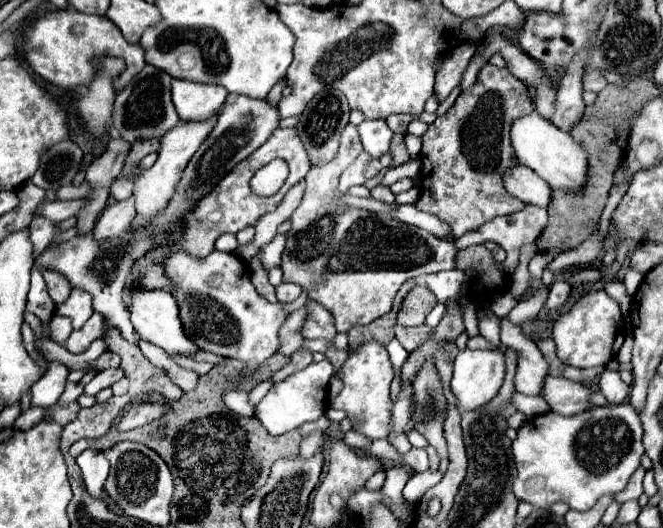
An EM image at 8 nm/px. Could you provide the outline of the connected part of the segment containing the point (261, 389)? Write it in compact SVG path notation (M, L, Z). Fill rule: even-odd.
M267 380L267 382L261 382L261 384L257 384L251 392L249 392L249 402L253 404L253 406L257 406L259 402L261 402L261 398L269 392L269 388L271 388L273 384Z

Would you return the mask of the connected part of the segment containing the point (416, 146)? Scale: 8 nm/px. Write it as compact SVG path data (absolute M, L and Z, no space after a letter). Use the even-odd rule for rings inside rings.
M406 134L404 140L410 157L411 158L419 157L422 148L421 138L413 136L413 134Z

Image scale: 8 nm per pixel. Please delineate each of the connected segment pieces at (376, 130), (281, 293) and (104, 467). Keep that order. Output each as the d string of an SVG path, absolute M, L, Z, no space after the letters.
M365 120L359 124L359 136L363 142L363 148L373 156L381 158L389 152L389 142L393 132L389 130L385 120Z
M279 284L275 292L277 292L279 302L293 302L301 294L301 288L297 284Z
M85 450L79 458L77 464L81 468L83 480L85 480L85 488L93 498L101 498L103 494L103 484L105 478L109 474L109 462L103 456L103 452L97 450Z

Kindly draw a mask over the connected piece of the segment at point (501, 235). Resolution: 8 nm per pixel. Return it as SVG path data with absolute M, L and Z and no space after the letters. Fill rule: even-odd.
M527 204L523 210L519 212L513 212L513 214L507 214L507 216L497 216L493 220L489 220L487 224L483 224L481 228L473 230L473 232L467 232L463 234L461 238L455 240L455 246L461 250L465 246L475 246L475 244L483 244L487 240L491 242L497 242L503 246L503 250L507 252L507 260L503 262L503 270L507 274L513 274L515 268L519 266L519 248L525 244L525 242L535 242L541 232L545 230L547 226L547 210L545 208L539 208L539 206L533 206L533 204Z

